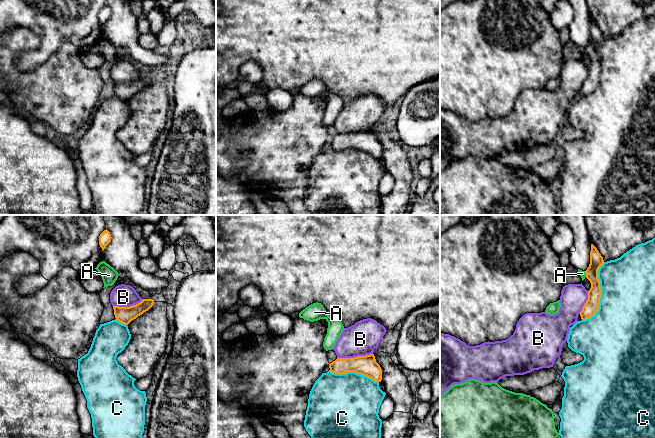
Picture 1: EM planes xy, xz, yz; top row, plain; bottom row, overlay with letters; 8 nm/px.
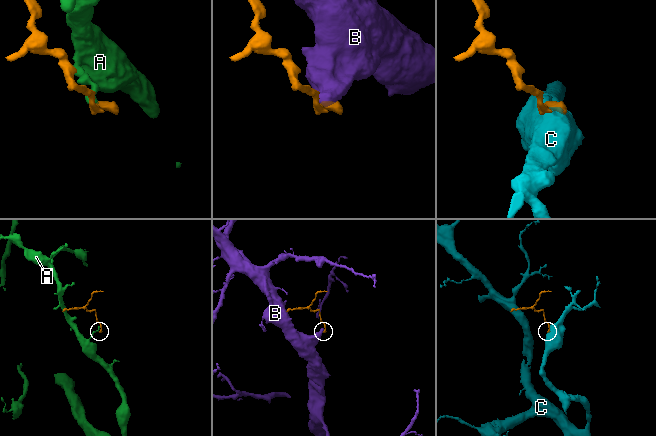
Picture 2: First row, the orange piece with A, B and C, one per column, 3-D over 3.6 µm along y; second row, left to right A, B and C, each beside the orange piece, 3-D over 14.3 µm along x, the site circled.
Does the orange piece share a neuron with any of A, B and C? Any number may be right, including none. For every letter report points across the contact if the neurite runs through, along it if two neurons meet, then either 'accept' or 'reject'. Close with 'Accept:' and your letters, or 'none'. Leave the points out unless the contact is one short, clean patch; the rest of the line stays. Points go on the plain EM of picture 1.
A: along yz (584, 47), (586, 52) | reject
B: along xz (372, 129), (337, 134) | reject
C: reject
Accept: none

